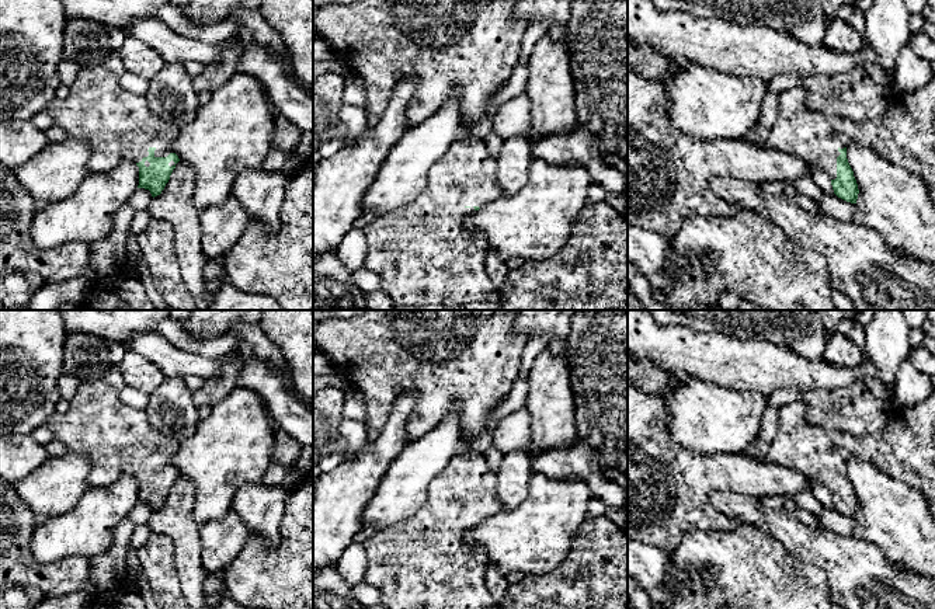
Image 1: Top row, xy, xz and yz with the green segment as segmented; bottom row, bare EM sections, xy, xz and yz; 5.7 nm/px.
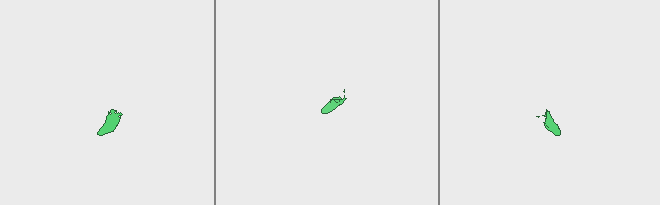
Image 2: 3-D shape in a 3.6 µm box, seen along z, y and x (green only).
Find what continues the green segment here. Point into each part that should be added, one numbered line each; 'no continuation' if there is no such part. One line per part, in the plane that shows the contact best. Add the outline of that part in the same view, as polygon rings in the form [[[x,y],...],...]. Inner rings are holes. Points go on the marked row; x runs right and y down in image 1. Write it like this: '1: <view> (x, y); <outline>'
1: xy (118, 125); [[[102,65],[80,70],[69,95],[52,100],[46,111],[67,136],[90,143],[90,173],[108,173],[124,160],[139,163],[149,156],[150,147],[156,149],[154,157],[167,157],[173,153],[171,146],[178,135],[175,125],[160,119],[149,109],[145,95],[125,91],[118,77]]]

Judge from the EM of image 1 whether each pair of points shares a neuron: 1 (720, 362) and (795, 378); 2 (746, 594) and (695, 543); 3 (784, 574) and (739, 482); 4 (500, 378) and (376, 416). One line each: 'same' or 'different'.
1: same
2: same
3: different
4: same

